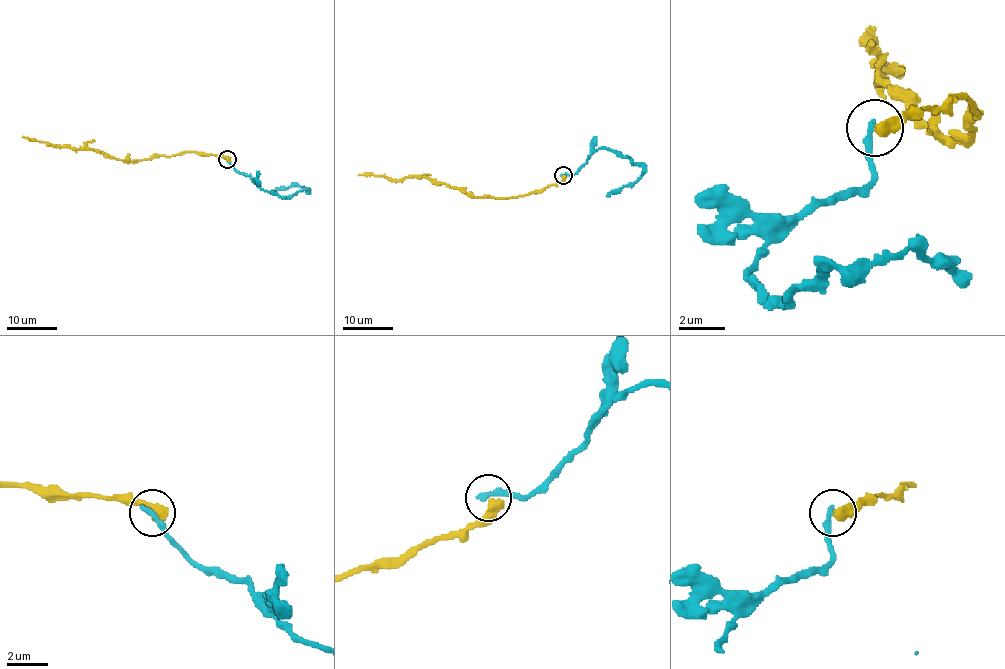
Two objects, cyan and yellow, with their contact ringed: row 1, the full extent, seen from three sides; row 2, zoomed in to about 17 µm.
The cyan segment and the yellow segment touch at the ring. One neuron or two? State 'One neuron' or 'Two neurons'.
Two neurons

